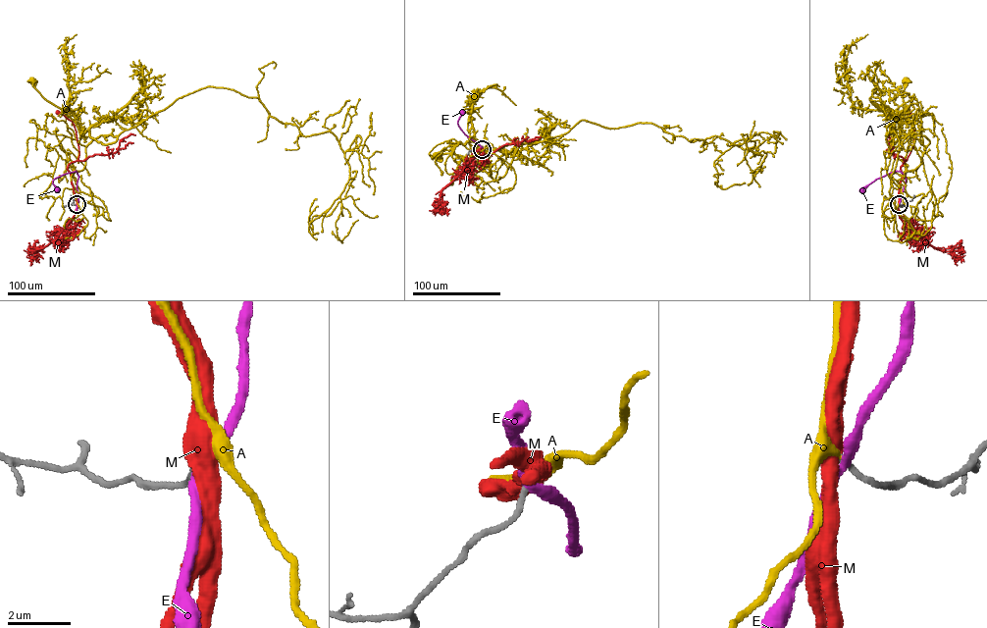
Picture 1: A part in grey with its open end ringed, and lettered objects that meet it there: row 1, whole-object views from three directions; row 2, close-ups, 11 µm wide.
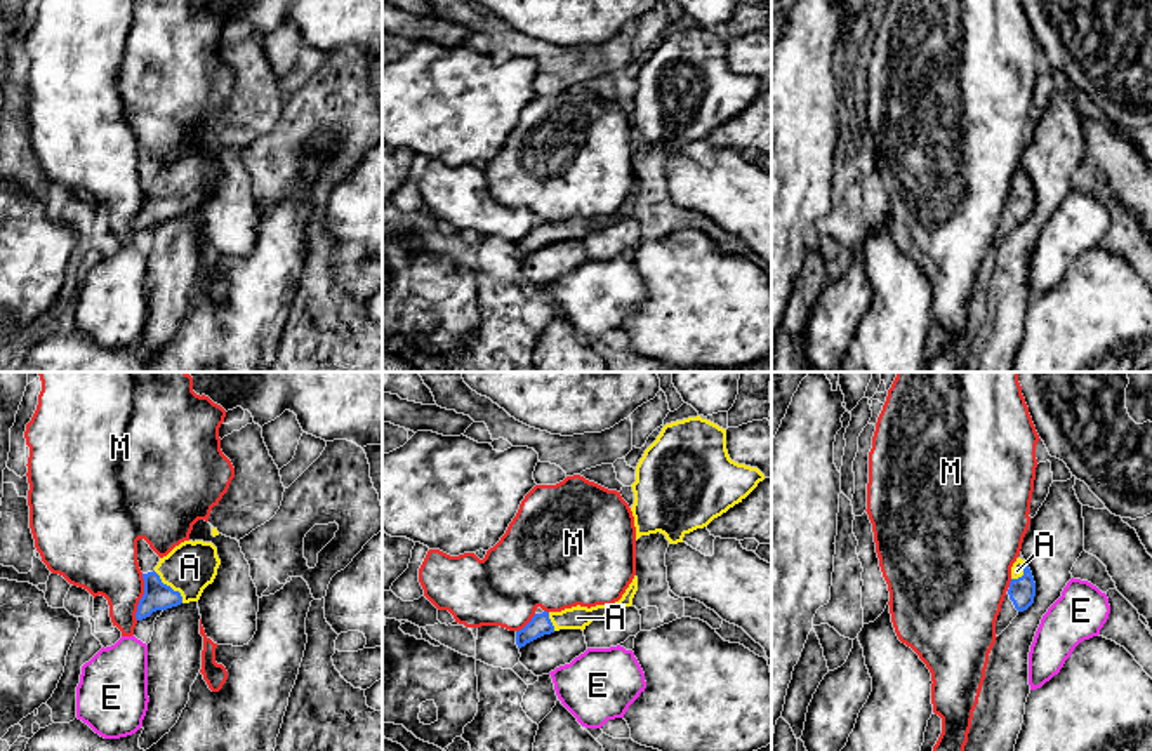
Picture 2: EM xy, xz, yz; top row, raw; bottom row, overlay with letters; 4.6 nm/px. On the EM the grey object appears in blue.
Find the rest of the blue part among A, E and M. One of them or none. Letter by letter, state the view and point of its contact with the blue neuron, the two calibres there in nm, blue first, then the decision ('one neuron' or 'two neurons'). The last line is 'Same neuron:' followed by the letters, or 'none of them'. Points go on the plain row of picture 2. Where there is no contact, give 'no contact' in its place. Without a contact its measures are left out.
A: xy (169, 197) | 130/240 nm | one neuron
E: no contact | two neurons
M: xy (143, 207) | 130/320 nm | two neurons
Same neuron: A

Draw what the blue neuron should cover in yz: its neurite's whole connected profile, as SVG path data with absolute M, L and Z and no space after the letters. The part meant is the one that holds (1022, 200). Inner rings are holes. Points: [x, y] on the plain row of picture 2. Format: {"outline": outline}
{"outline": "M1016 169L1011 177L1008 205L1018 223L1027 221L1034 214L1036 193L1029 176L1022 169Z"}

